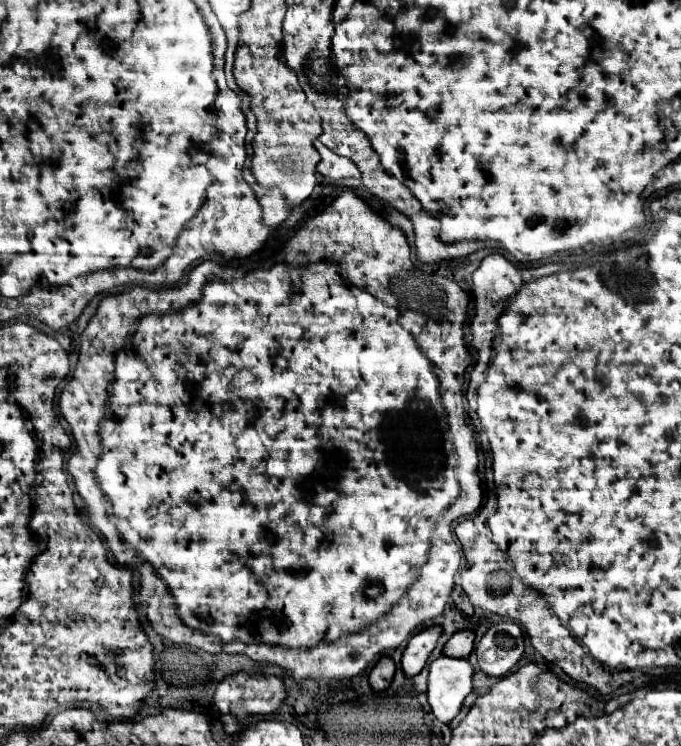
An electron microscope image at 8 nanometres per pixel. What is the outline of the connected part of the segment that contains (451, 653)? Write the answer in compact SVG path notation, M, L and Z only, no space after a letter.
M461 630L461 632L455 632L449 642L445 644L443 648L443 654L449 656L449 658L467 658L473 650L473 640L475 640L475 634L471 630Z

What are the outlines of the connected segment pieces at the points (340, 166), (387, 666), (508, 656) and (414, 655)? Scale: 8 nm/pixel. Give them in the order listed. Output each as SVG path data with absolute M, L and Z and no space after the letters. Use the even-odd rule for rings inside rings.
M315 140L313 144L315 144L317 152L321 154L321 162L317 164L317 170L319 170L323 176L327 176L327 178L331 178L331 180L341 180L341 178L349 178L349 176L359 178L359 170L357 170L357 166L355 166L353 162L349 162L349 160L343 158L343 156L337 156L337 154L331 152L329 148L325 148L319 140Z
M381 658L381 660L375 664L375 668L371 670L371 674L369 674L369 684L371 684L371 688L373 688L375 692L385 690L385 688L391 684L393 674L395 674L395 664L393 664L393 660L391 660L391 658Z
M515 622L493 624L477 644L479 668L489 676L505 676L525 650L523 632Z
M433 626L433 628L427 628L427 630L415 634L409 640L409 644L407 644L407 648L401 656L401 668L403 668L403 674L407 678L413 678L423 670L431 650L435 648L435 642L437 642L439 634L441 634L441 628Z

